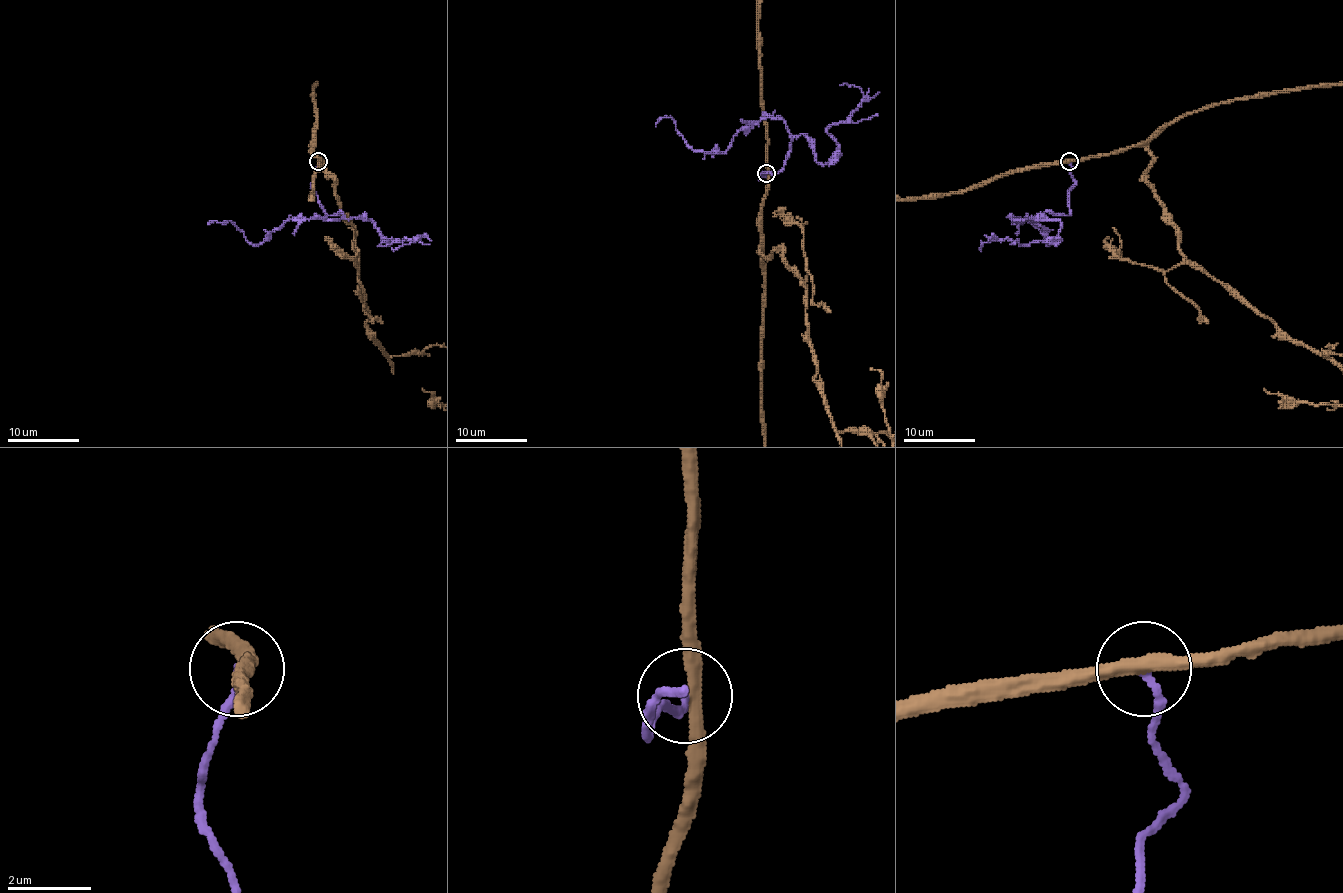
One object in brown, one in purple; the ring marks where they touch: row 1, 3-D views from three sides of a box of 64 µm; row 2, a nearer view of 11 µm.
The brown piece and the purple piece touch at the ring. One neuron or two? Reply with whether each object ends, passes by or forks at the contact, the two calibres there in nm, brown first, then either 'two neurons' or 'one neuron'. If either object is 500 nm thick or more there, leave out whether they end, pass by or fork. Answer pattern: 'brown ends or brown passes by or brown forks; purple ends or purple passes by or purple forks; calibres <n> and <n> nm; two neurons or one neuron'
brown passes by; purple ends; calibres 340 and 160 nm; two neurons

